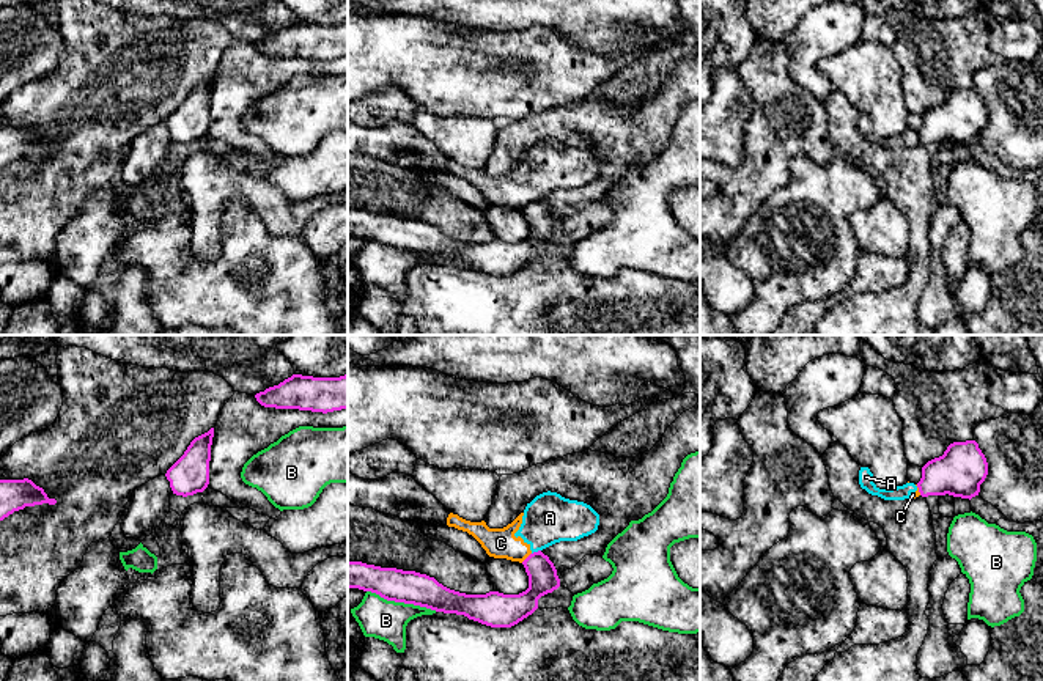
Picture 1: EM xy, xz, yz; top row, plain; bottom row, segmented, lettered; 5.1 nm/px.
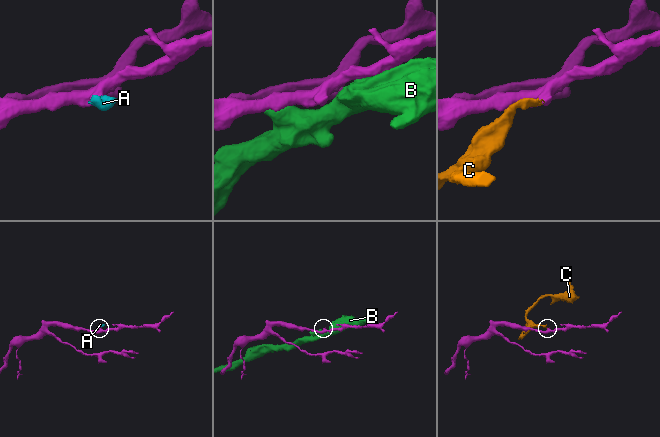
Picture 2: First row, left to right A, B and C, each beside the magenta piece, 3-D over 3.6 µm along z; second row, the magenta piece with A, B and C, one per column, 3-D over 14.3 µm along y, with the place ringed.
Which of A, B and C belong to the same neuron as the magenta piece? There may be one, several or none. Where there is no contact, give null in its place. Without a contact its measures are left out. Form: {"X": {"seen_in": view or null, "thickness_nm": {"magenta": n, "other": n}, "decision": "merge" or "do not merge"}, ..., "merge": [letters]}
{"A": {"seen_in": "xz", "thickness_nm": {"magenta": 150, "other": 260}, "decision": "do not merge"}, "B": {"seen_in": "xz", "thickness_nm": {"magenta": 170, "other": 200}, "decision": "do not merge"}, "C": {"seen_in": "xz", "thickness_nm": {"magenta": 150, "other": 160}, "decision": "do not merge"}, "merge": []}

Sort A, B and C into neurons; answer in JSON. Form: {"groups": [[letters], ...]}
{"groups": [["A", "C"], ["B"]]}

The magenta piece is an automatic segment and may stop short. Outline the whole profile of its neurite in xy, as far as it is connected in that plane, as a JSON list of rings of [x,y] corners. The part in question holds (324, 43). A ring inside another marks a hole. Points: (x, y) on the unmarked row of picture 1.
[[[348,20],[340,25],[293,22],[255,42],[264,55],[334,60],[348,57]]]

